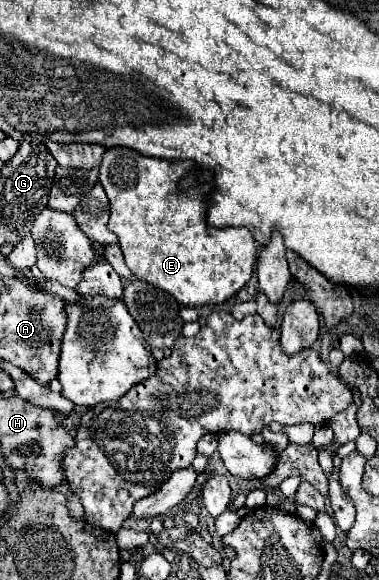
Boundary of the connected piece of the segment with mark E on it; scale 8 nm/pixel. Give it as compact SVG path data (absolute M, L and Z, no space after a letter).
M113 147L107 149L103 155L103 163L99 167L99 181L111 203L109 229L119 237L125 263L133 271L133 275L153 287L171 293L185 307L219 305L233 297L251 279L257 245L251 233L243 227L207 227L205 195L211 191L211 185L197 185L183 193L177 191L179 177L183 177L191 167L193 163L189 161L169 163L163 159L145 157L127 147Z

